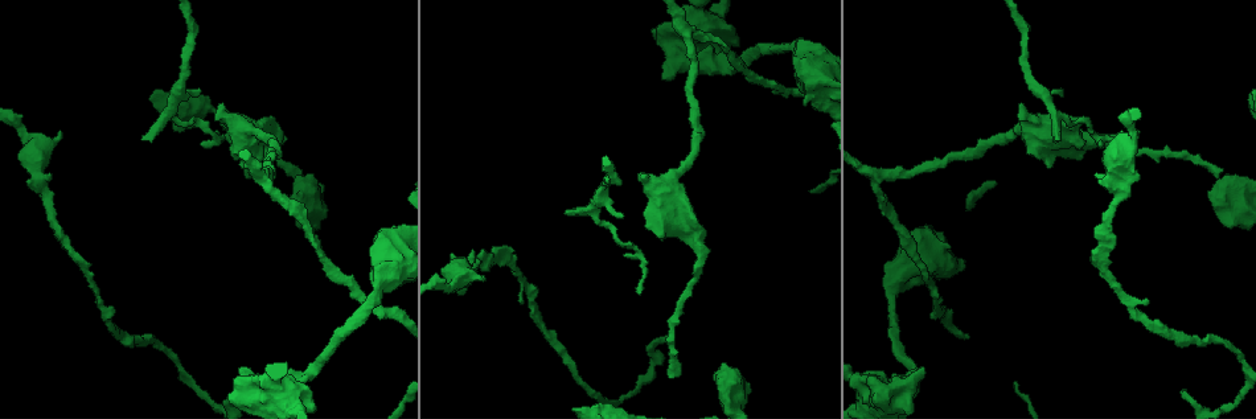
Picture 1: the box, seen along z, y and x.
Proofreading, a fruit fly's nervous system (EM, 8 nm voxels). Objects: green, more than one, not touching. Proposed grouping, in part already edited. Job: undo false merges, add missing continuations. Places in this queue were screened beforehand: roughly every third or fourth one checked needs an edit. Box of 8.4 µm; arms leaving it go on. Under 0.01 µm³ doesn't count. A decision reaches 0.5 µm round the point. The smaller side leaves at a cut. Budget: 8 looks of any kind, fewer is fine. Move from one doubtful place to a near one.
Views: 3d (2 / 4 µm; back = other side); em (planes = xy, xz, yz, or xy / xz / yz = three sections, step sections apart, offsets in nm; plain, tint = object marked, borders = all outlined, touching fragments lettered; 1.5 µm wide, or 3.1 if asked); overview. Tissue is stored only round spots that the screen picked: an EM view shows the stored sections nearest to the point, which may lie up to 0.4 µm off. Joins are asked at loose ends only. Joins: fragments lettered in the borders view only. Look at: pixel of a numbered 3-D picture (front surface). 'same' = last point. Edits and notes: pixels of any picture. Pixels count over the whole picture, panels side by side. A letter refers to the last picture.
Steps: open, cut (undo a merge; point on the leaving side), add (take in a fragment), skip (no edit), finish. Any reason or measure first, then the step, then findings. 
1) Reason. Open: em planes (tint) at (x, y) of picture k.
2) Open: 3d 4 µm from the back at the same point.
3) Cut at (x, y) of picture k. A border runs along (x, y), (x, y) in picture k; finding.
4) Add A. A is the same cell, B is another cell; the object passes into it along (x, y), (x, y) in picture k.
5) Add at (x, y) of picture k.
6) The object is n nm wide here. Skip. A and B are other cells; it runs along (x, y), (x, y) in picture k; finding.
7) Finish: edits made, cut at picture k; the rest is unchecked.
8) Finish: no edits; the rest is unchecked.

Thin end. Open: 3d 4 µm at (1056, 142) of picture 1.

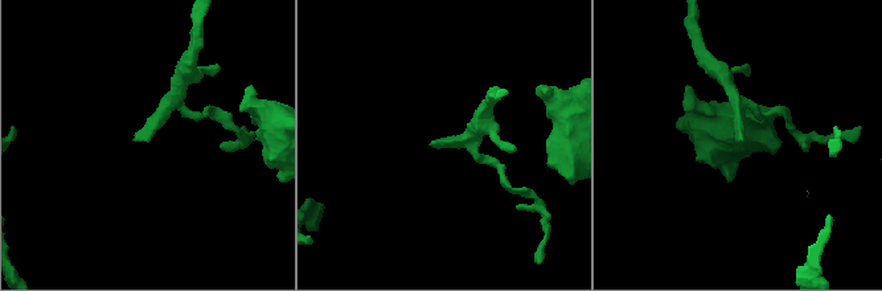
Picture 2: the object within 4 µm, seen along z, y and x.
Shape alone is not enough. Open: em xz step 8 (tint) at (132, 140) of picture 2.

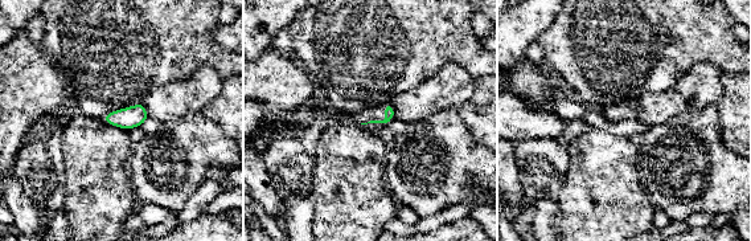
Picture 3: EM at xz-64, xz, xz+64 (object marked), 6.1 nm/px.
Open: em planes (borders) at the same point.

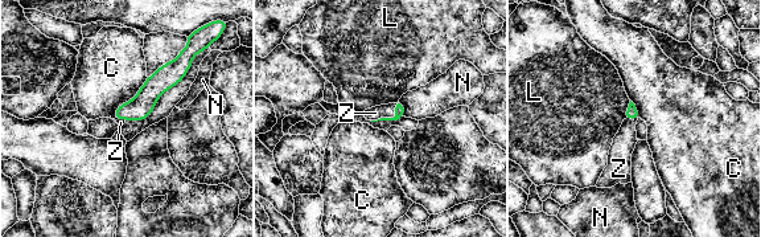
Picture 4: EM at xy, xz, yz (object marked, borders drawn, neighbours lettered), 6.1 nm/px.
Add Z. Z is the same cell, C, L and N are other cells; the object passes into it along (399, 107), (387, 118), (375, 113) in picture 4; the neuron continues.

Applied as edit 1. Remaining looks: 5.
Open: overview.

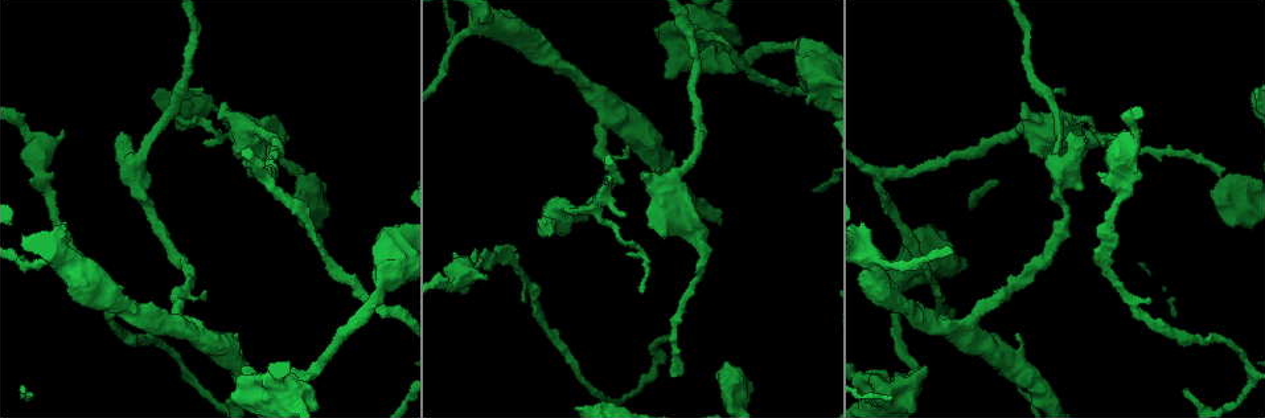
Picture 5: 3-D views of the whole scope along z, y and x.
Long arm stops here. Open: 3d 4 µm at (672, 376) of picture 5.

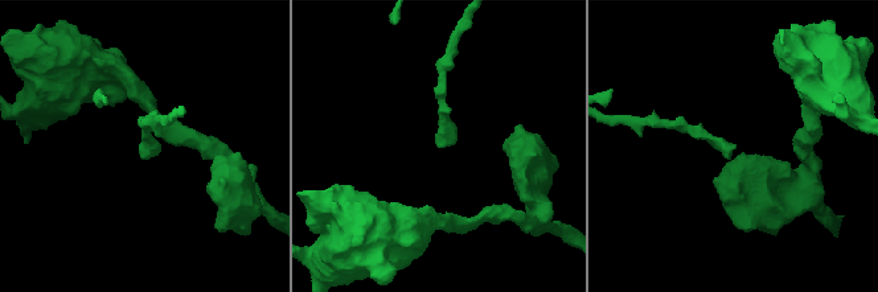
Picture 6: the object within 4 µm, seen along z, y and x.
Now the EM. Open: em planes (borders) at (440, 147) of picture 6.

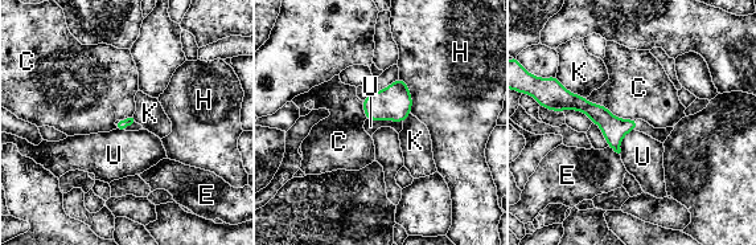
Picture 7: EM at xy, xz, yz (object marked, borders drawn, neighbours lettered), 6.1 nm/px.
Skip. C, E, H, K and U are other cells; a border runs along (584, 98), (621, 118), (636, 119) in picture 7; none of them fits.

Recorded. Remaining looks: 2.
Calibre changes. Open: 3d 4 µm at (1133, 144) of picture 5.

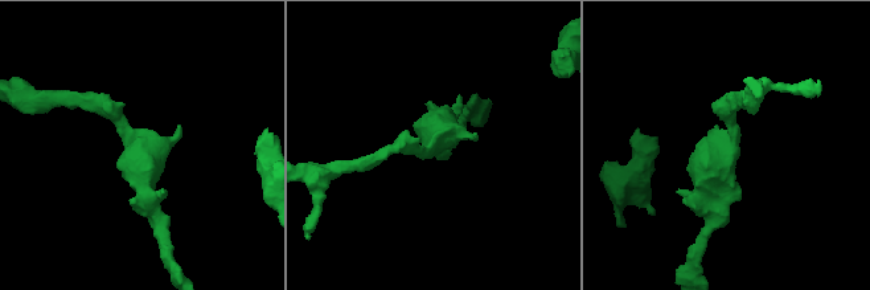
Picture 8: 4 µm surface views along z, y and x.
The arms are 200, 300 nm wide; shape alone is not enough. Open: em planes (borders) at (729, 147) of picture 8.

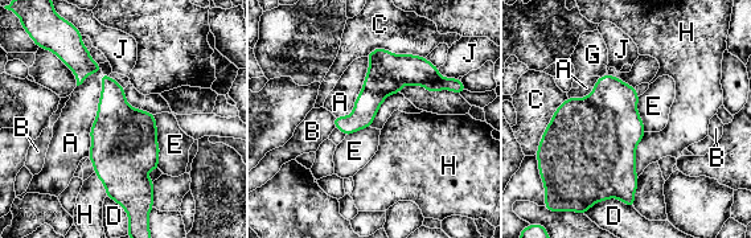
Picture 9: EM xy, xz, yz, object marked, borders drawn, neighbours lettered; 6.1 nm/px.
Skip. A, B, C, D, E, G, H and J are other cells; it runs along (447, 85), (394, 77), (337, 124) in picture 9; one neuron here.

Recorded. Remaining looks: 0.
Finish: edits made, add at picture 4; the rest is unchecked.

